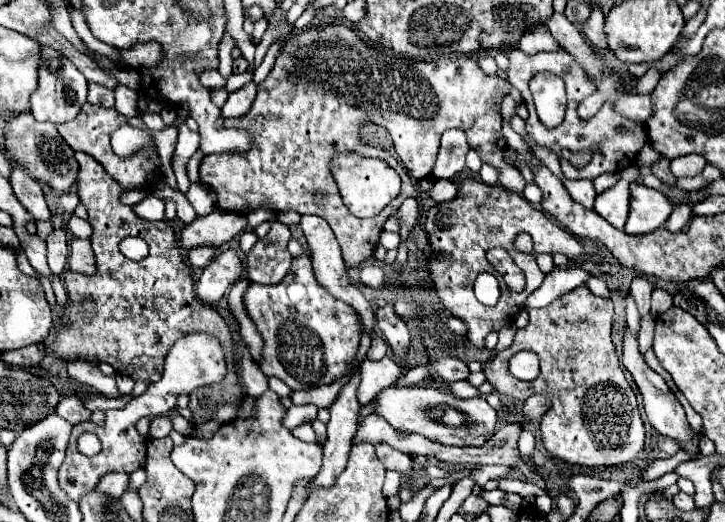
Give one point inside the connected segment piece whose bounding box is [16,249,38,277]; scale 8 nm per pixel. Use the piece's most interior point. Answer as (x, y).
(23, 263)

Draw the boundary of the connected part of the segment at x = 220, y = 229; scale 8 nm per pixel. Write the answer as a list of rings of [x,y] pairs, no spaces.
[[[214,211],[206,217],[198,217],[192,225],[184,227],[180,233],[180,241],[184,249],[192,249],[196,245],[224,245],[234,235],[246,231],[248,221],[240,213],[230,211]]]

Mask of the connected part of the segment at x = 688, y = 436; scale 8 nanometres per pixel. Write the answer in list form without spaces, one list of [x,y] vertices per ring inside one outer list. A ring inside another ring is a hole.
[[[626,327],[626,333],[624,333],[624,343],[622,343],[622,363],[624,363],[624,367],[632,373],[634,381],[636,381],[640,393],[642,393],[644,411],[646,411],[646,417],[648,417],[650,425],[652,425],[660,435],[676,439],[676,441],[680,443],[680,447],[682,447],[684,451],[688,451],[690,455],[698,455],[698,435],[688,427],[688,421],[686,421],[686,415],[684,415],[684,409],[682,409],[682,405],[680,405],[680,401],[678,401],[676,395],[668,389],[666,381],[664,381],[656,371],[652,371],[652,369],[646,365],[642,353],[640,353],[640,347],[638,347],[638,337],[632,335],[632,333],[628,331],[628,327]]]

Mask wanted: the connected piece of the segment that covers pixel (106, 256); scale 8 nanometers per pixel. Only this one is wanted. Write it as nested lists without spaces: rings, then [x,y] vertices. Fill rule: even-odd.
[[[74,153],[74,157],[80,165],[76,183],[80,201],[88,207],[88,219],[92,221],[92,227],[96,227],[90,241],[96,253],[98,271],[94,275],[82,275],[74,271],[64,273],[70,303],[64,311],[66,325],[60,325],[56,343],[52,345],[54,353],[64,361],[78,357],[94,361],[96,357],[100,363],[110,363],[120,375],[128,375],[134,381],[148,379],[150,383],[156,383],[162,377],[165,357],[174,341],[190,331],[208,331],[218,337],[226,349],[228,375],[222,383],[200,387],[190,395],[188,407],[192,411],[192,423],[200,425],[214,419],[218,405],[238,405],[244,393],[236,375],[236,351],[230,323],[214,307],[202,303],[194,293],[192,269],[180,255],[172,225],[166,221],[144,221],[136,217],[132,209],[122,205],[118,199],[124,189],[104,171],[104,167],[94,157],[88,153]],[[128,235],[136,235],[148,241],[150,255],[146,259],[130,261],[120,253],[118,243]],[[86,299],[96,303],[96,313],[84,319],[82,301]],[[198,399],[206,399],[208,407],[202,409]]]

